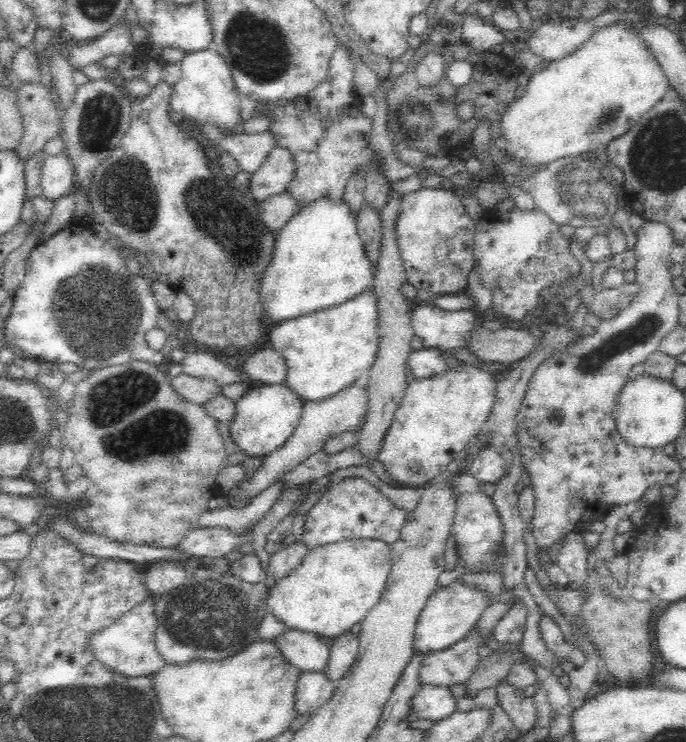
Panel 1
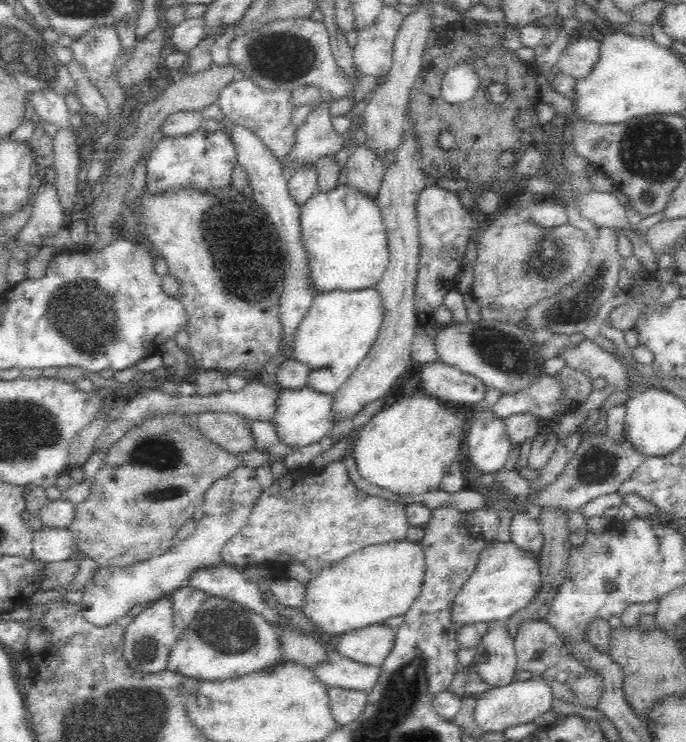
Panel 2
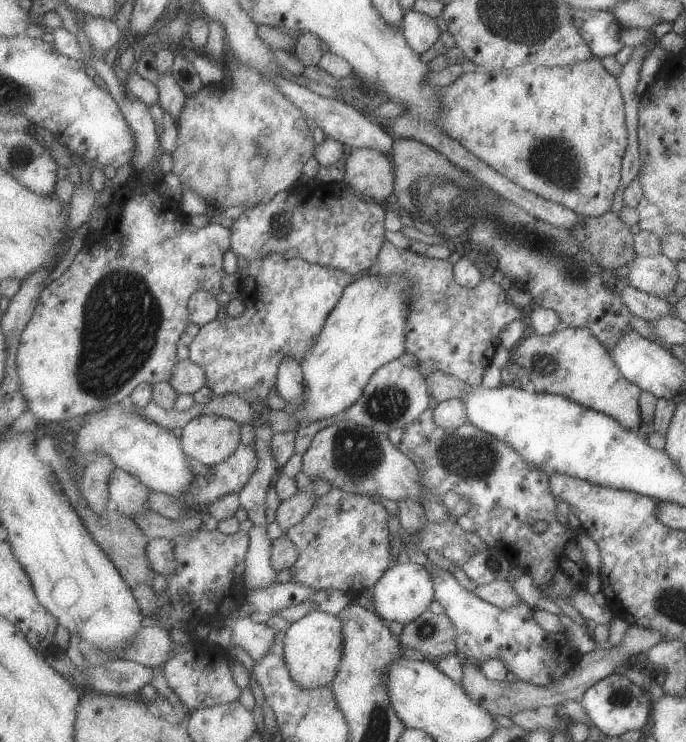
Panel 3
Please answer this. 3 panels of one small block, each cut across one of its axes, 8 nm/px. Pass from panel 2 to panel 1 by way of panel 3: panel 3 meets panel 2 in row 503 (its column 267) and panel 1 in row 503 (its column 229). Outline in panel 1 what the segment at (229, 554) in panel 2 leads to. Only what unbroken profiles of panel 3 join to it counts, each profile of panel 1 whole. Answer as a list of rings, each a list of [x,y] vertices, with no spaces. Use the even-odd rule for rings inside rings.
[[[363,477],[344,478],[338,484],[332,484],[319,502],[309,510],[303,524],[302,537],[309,548],[354,537],[392,544],[398,540],[400,528],[406,522],[406,514],[407,511],[396,507]]]

